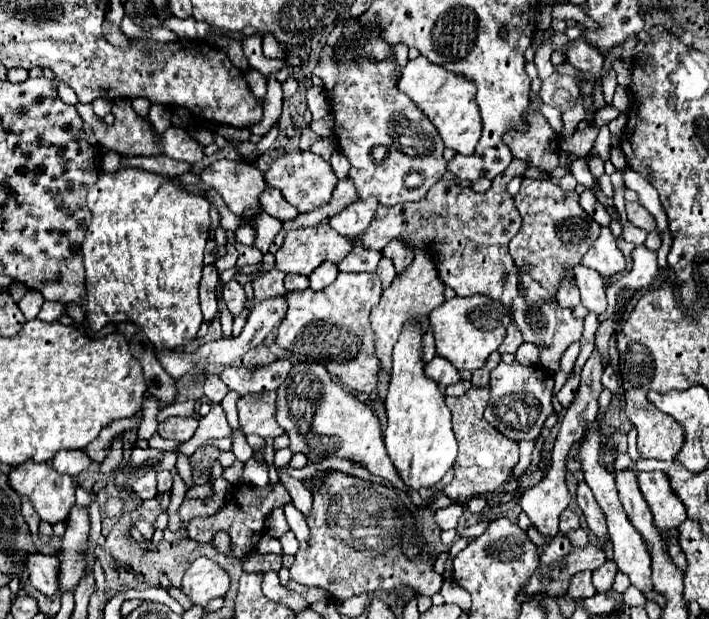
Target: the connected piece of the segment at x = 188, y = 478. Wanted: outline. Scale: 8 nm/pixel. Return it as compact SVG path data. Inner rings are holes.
M182 453L178 454L176 469L178 475L184 480L186 485L190 488L193 487L194 486L192 481L193 471L189 463L189 458L186 457L186 455Z

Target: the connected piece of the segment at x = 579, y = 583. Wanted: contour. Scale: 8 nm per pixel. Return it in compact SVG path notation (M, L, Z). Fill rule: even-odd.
M582 571L582 573L576 573L572 579L570 579L570 587L568 587L568 595L572 599L586 599L586 597L592 597L596 595L596 589L590 581L590 573L588 571Z

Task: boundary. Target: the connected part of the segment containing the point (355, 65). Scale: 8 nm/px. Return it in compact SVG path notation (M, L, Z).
M324 47L320 53L320 61L314 69L314 75L318 75L324 81L326 95L330 99L332 115L334 115L334 135L340 141L340 151L350 159L350 179L356 185L360 201L346 207L340 215L330 219L330 227L336 229L344 237L360 237L368 225L370 219L376 213L376 203L382 205L396 205L406 201L420 201L426 197L428 189L446 173L446 161L442 157L444 143L440 141L440 135L436 133L436 127L428 121L428 117L420 115L420 109L396 89L398 85L398 73L394 71L392 59L374 63L368 59L358 59L350 63L338 63L332 59L332 49Z

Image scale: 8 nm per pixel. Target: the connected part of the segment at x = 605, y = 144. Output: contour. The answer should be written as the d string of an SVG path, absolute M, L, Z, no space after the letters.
M602 125L602 127L600 127L598 139L596 139L592 151L596 151L604 161L608 159L608 151L610 151L610 131L608 131L608 125Z

